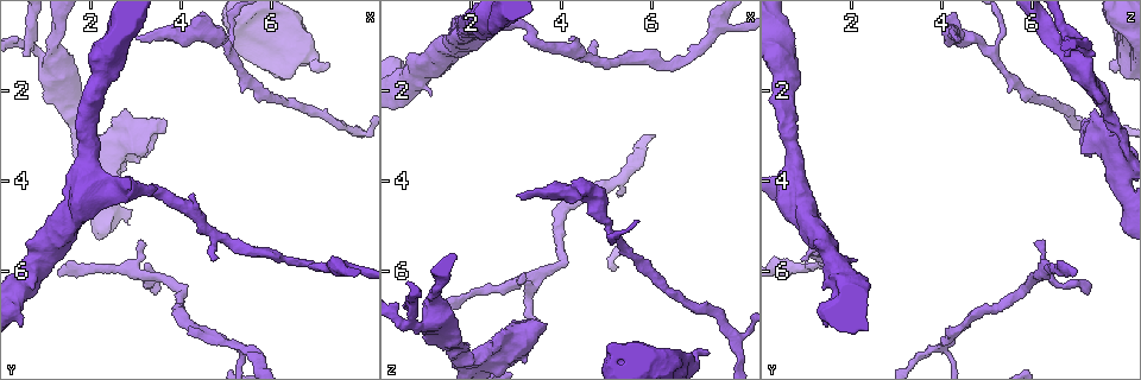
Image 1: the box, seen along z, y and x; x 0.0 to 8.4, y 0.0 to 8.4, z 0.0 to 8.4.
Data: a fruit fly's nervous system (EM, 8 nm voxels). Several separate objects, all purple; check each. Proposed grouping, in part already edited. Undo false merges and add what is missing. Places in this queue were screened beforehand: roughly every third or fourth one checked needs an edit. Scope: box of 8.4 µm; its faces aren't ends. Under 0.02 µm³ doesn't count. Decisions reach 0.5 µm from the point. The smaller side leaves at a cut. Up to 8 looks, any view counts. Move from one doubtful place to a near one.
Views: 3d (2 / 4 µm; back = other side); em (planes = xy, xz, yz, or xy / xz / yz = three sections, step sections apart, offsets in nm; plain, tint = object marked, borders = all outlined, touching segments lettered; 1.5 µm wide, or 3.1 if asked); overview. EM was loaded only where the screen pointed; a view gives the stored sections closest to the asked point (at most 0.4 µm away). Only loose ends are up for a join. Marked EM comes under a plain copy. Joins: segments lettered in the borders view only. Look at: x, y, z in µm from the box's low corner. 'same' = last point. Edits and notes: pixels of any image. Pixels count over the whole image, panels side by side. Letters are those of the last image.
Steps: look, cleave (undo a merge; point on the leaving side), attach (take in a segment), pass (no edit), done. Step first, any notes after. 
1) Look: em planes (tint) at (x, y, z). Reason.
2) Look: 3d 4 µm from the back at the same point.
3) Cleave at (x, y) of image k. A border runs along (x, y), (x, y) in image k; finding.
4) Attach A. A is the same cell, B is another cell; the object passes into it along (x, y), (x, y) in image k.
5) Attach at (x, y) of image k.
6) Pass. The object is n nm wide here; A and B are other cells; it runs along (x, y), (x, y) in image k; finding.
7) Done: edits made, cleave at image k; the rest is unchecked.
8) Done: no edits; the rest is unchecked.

Look: em planes (borders) at (4.70, 5.75, 0.85). An open end.

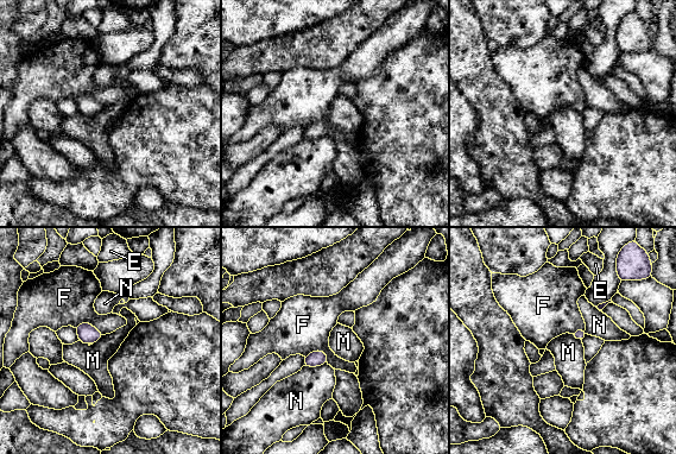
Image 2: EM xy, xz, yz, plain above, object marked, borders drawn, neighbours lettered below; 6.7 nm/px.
Pass. E, F, M and N are other cells; a border runs along (304, 357), (323, 351), (328, 363) in image 2; no lettered segment goes on from it.

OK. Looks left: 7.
Look: 3d 4 µm at (7.50, 5.95, 0.60).

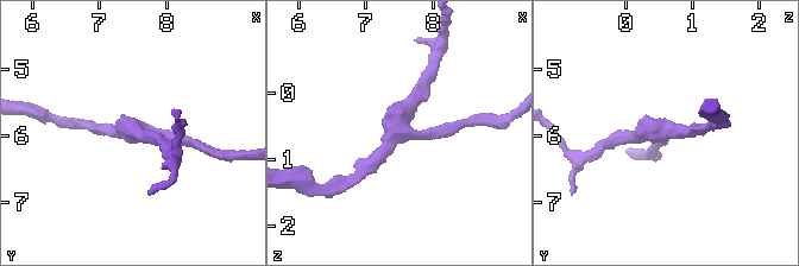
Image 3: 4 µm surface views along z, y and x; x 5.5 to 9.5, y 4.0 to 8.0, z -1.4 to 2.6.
Look: em planes (tint) at (7.45, 5.95, 0.55). Now the EM.

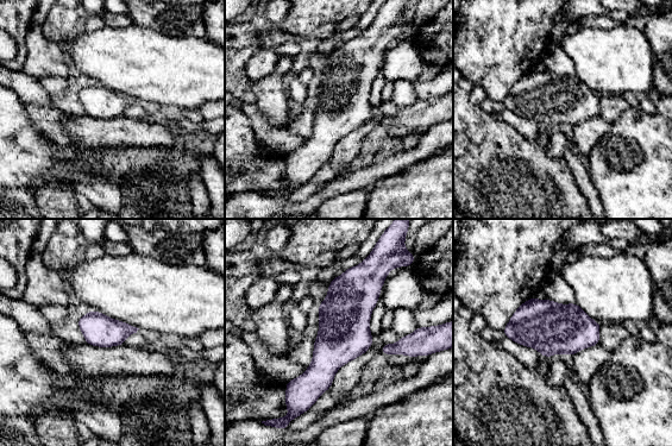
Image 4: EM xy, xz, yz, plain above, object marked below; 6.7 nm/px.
Look: em planes (borders) at the same point. What lies round it.

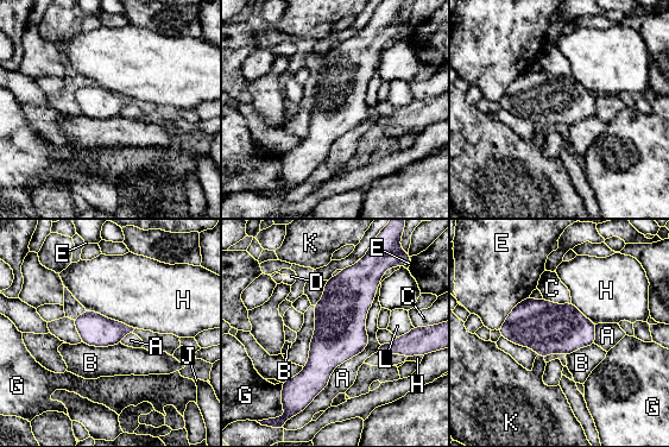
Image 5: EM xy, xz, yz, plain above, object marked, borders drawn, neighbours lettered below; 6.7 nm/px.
Pass. A, B, C, D, E, G, H, J, K and L are other cells; a border runs along (81, 342), (88, 346), (120, 344) in image 5; continuous, no second neuron.

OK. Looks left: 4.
Look: 3d 2 µm at (7.30, 1.45, 7.80). Branch stops here.

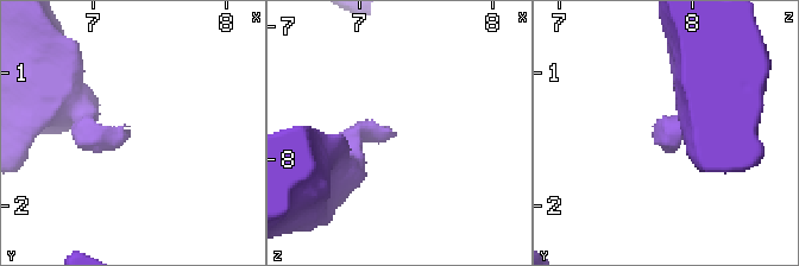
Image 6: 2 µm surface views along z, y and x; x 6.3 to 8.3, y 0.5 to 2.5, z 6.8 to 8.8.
Look: em xy step 8 (borders) at (7.28, 1.44, 7.78). Need the tissue.

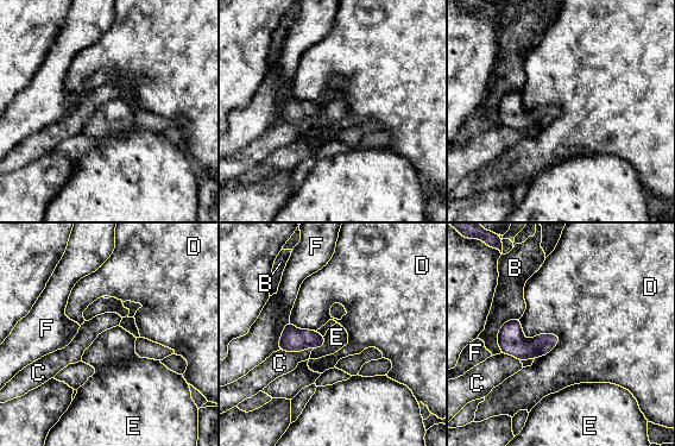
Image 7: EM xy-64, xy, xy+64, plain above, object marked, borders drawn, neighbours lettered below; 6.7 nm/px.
Attach E. The longest contact is with D, 320 nm; E is the same cell, B, C, D and F are other cells; it goes on there.

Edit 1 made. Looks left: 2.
Done: edits made, attach at image 7; the rest is unchecked.

